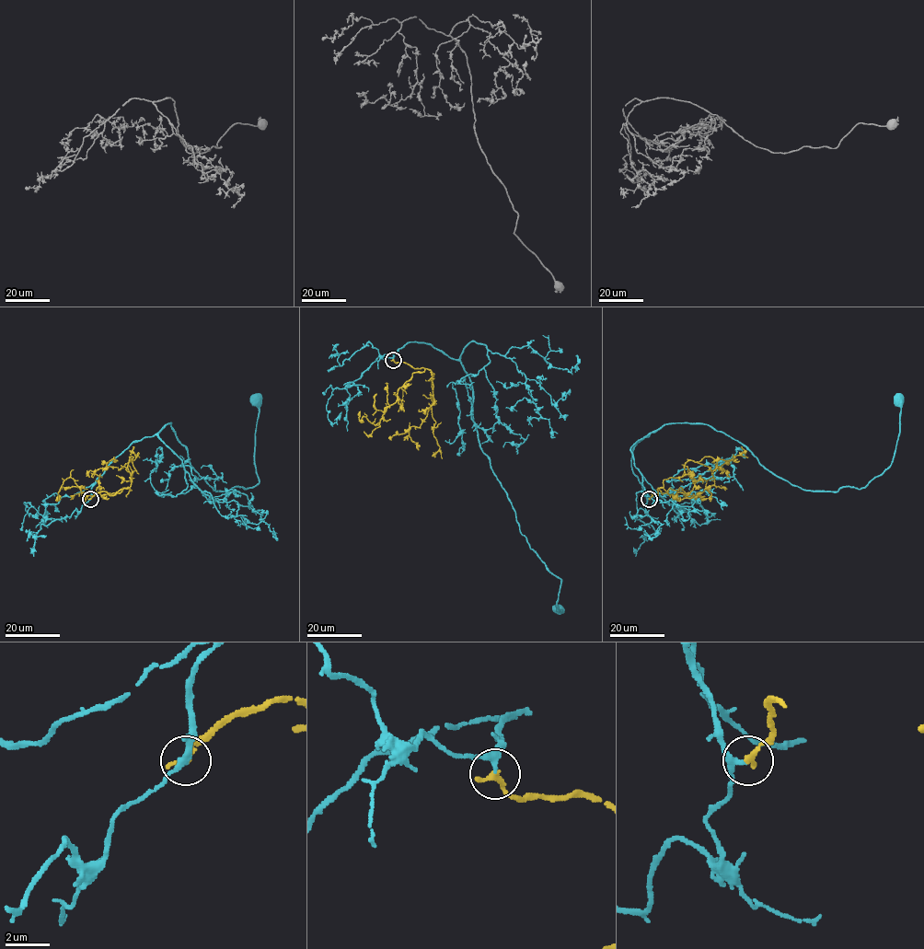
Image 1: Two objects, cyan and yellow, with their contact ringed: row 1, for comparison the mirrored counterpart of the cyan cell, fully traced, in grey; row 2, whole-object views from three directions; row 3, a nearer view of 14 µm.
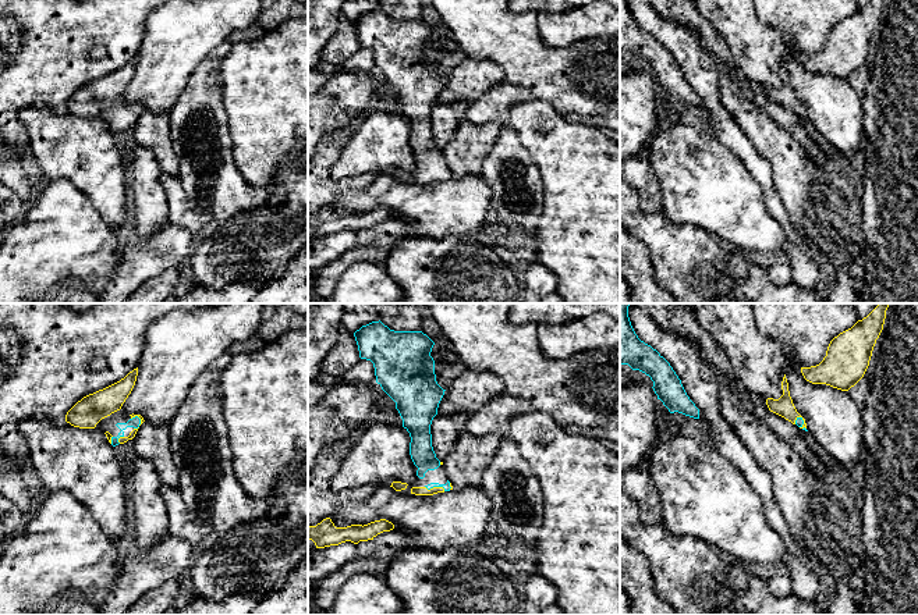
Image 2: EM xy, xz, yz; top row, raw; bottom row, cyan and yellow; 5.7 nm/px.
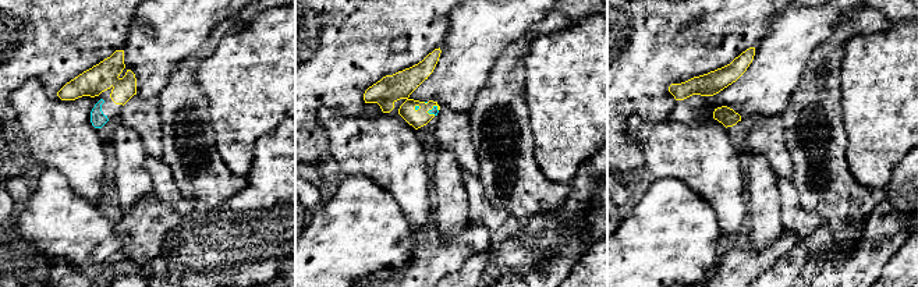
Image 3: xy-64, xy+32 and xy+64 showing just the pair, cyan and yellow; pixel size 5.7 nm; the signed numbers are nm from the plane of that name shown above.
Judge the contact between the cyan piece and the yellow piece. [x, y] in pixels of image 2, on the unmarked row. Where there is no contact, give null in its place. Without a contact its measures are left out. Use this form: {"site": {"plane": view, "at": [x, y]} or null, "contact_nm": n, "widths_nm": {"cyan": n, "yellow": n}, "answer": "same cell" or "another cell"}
{"site": {"plane": "xz", "at": [435, 174]}, "contact_nm": 120, "widths_nm": {"cyan": 40, "yellow": 50}, "answer": "same cell"}

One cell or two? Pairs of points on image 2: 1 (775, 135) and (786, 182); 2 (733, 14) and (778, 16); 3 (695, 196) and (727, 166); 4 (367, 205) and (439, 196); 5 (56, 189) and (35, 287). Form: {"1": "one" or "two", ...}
{"1": "one", "2": "two", "3": "one", "4": "one", "5": "one"}

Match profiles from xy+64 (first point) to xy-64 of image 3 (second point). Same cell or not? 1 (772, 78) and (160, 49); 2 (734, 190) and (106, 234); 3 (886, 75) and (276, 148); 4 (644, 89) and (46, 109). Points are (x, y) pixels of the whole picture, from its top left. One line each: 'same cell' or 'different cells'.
1: same cell
2: different cells
3: different cells
4: different cells

